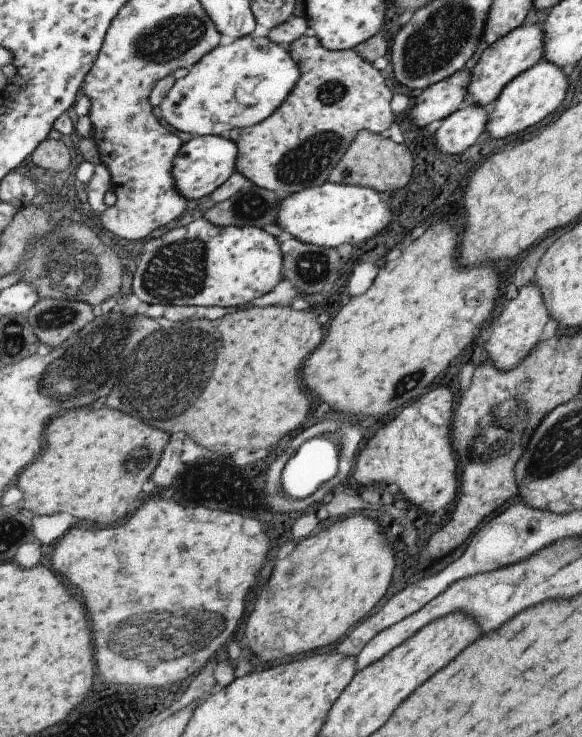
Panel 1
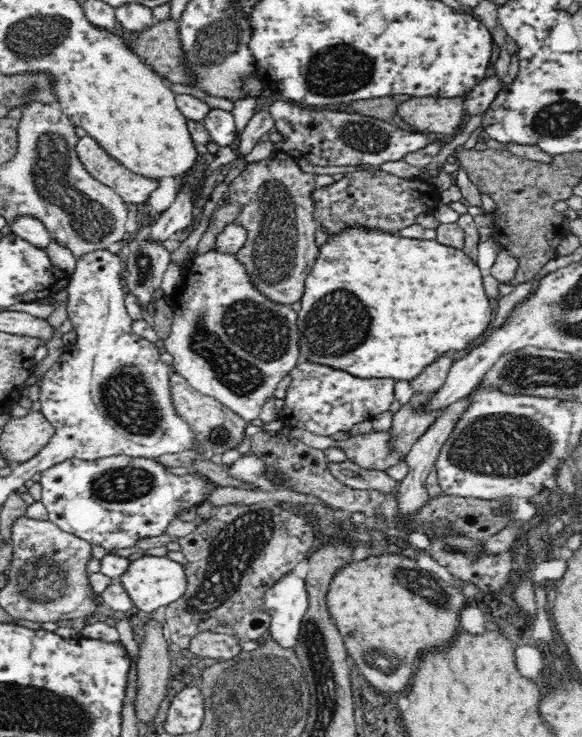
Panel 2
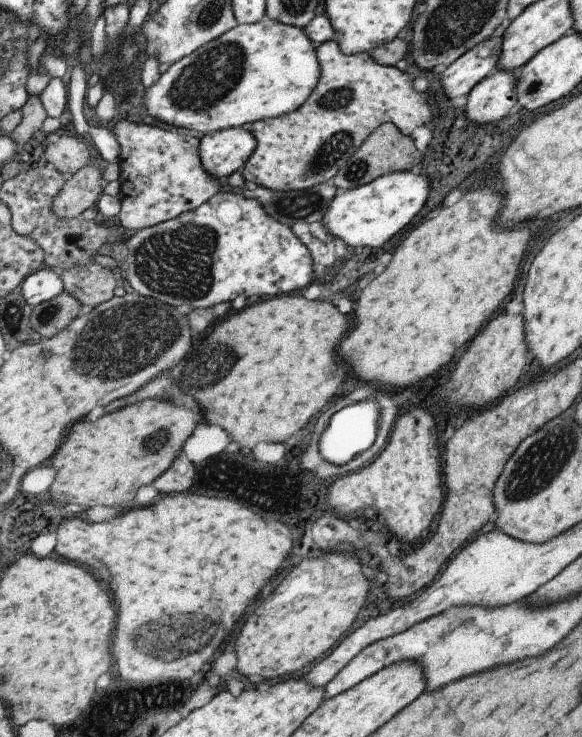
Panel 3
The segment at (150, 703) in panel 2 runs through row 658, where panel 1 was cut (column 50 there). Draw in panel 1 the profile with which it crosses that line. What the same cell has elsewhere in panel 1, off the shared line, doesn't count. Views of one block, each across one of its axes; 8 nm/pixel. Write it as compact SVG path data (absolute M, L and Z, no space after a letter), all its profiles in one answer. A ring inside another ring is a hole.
M45 137L29 155L31 162L39 168L61 172L69 166L69 150L60 139Z

